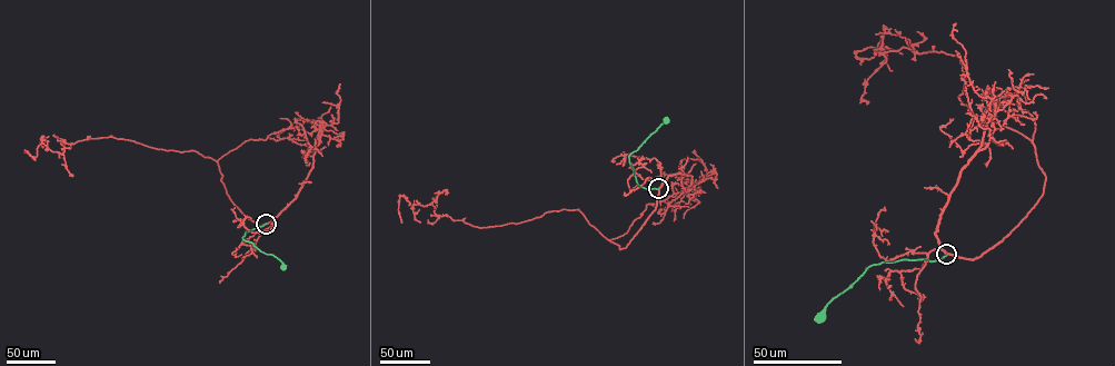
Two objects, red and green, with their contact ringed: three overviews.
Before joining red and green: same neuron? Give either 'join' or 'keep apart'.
join

